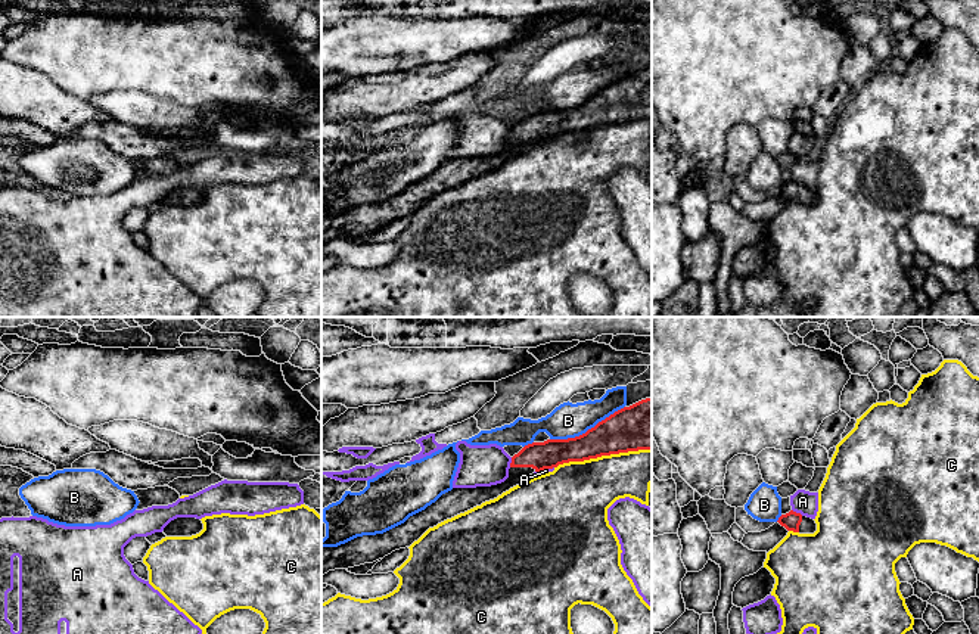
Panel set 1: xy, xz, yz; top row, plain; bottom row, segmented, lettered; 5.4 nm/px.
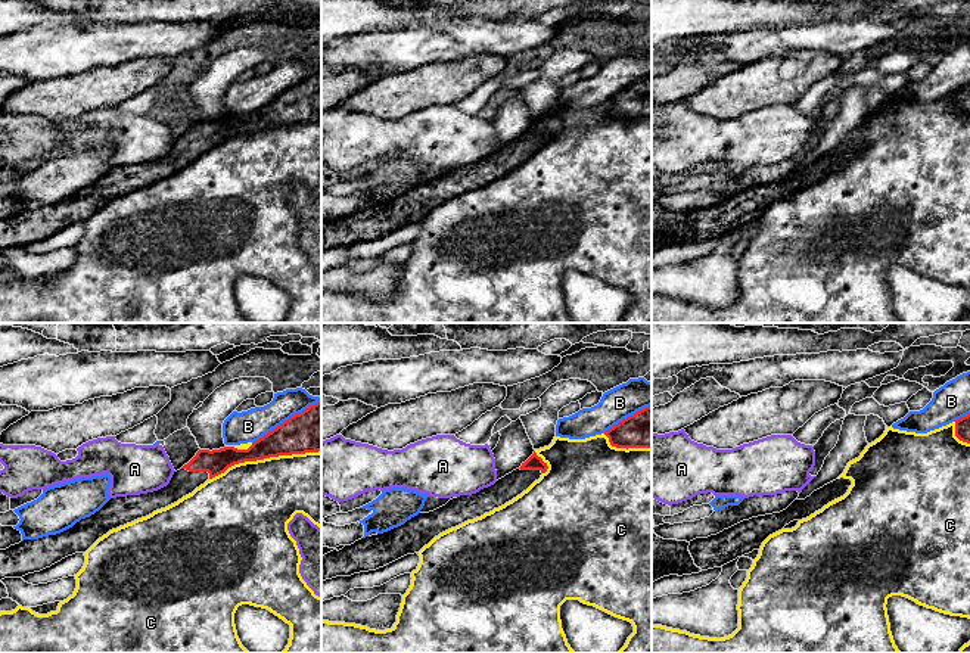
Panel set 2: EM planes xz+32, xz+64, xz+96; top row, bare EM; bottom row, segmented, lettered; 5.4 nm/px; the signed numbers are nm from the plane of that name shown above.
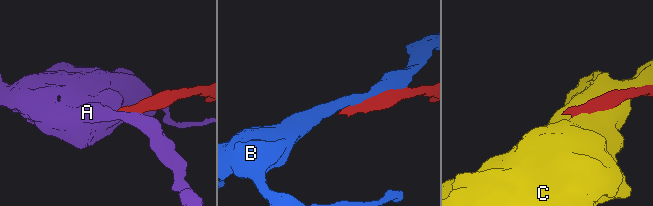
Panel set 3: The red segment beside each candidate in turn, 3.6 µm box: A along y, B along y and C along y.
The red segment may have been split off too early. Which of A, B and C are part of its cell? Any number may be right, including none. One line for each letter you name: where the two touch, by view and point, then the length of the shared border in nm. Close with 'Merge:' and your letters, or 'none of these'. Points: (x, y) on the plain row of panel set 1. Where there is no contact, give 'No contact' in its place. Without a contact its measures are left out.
Merge: none of these

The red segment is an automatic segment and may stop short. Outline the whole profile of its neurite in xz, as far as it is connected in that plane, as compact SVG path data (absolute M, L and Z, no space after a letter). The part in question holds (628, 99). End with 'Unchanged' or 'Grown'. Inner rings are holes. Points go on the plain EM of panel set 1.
M652 66L615 81L579 106L525 115L512 127L509 147L501 153L453 158L425 180L383 203L357 206L338 217L321 217L321 245L373 233L395 220L410 217L429 198L497 168L534 142L638 119L652 119Z. Grown

